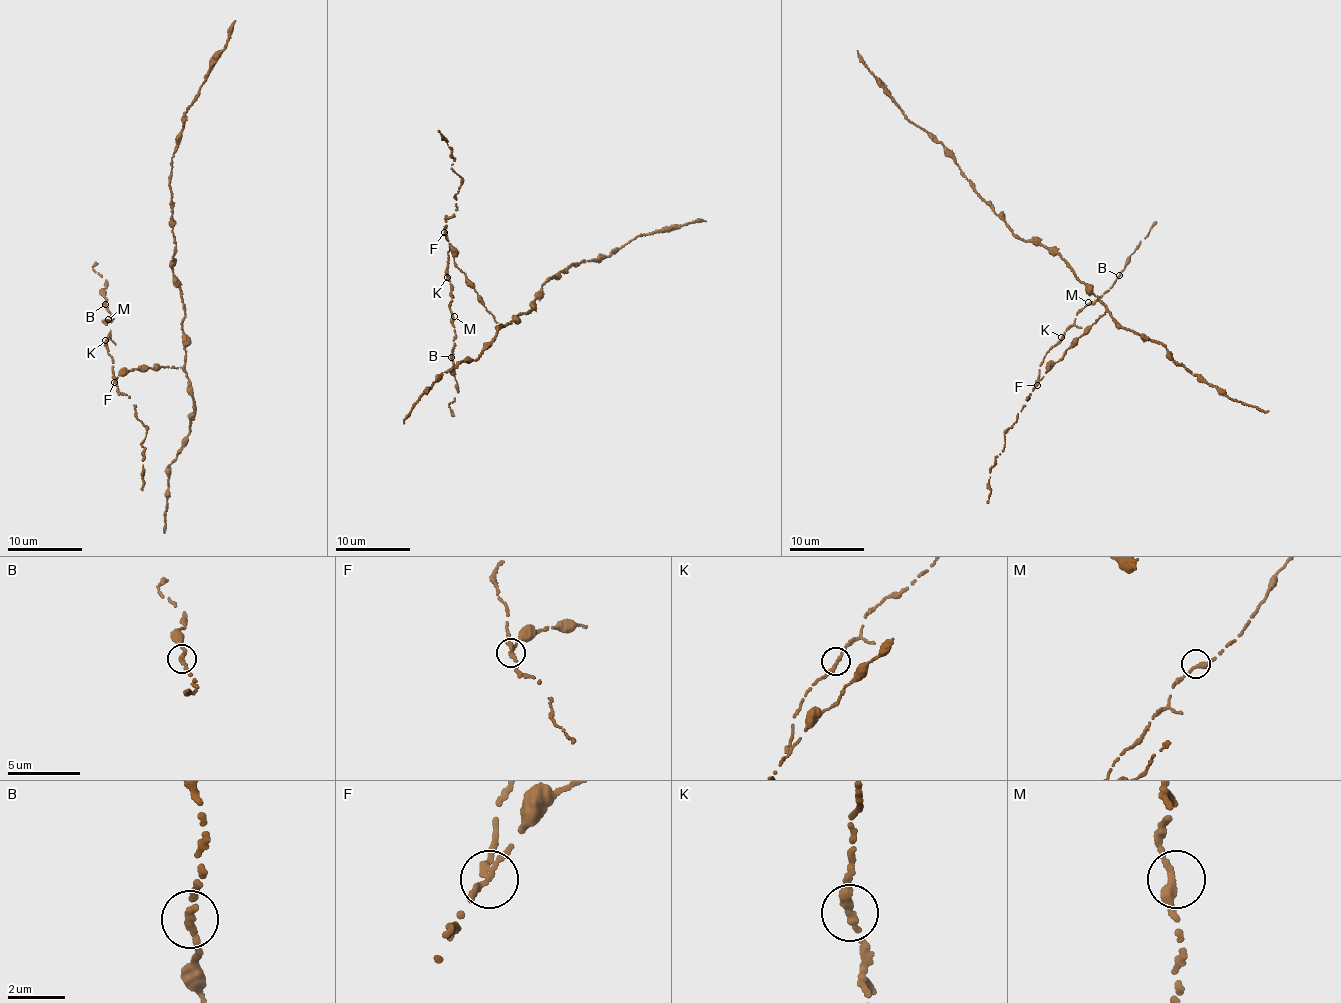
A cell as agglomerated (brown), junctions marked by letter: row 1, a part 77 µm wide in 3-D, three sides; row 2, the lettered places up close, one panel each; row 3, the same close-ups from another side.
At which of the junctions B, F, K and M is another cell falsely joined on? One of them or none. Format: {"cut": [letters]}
{"cut": ["F"]}

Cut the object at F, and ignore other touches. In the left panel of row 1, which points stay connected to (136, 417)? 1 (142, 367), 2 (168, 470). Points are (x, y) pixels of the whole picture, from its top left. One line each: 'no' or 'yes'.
1: no
2: no

